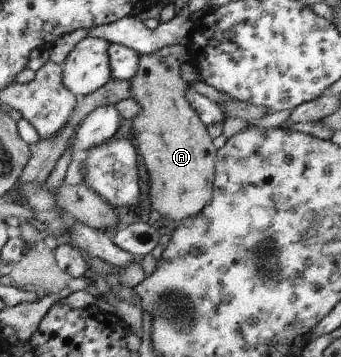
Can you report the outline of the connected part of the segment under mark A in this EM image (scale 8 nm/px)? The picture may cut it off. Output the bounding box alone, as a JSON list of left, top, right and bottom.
[130,44,216,225]

